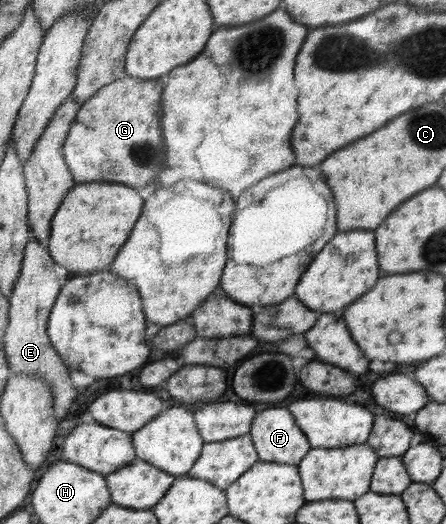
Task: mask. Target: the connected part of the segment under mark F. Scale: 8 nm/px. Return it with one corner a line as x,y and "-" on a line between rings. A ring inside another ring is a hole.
269,408
256,414
250,433
261,461
298,465
312,449
306,431
287,408

